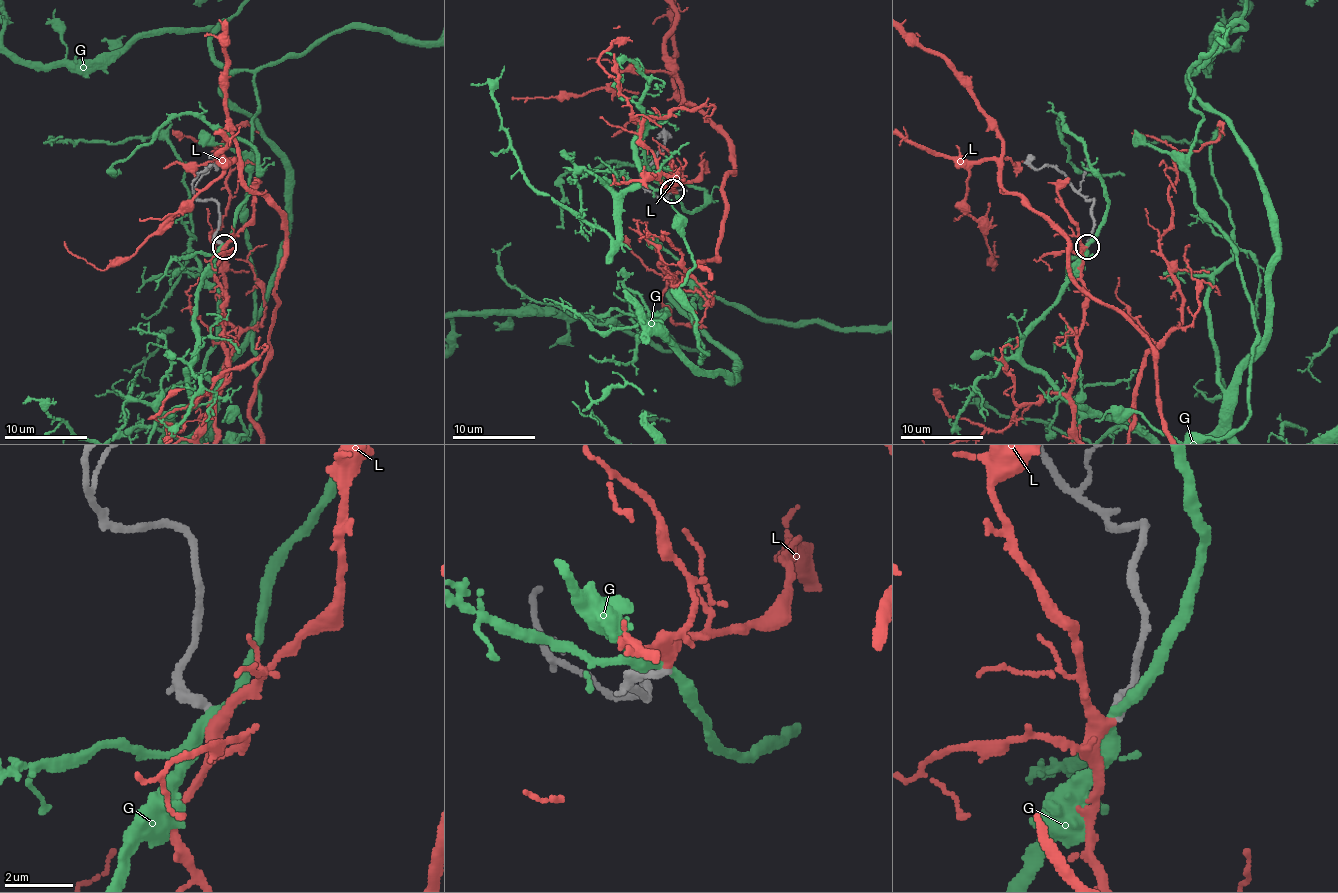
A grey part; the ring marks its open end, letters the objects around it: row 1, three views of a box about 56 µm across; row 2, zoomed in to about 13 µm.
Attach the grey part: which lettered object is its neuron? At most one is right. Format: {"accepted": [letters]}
{"accepted": ["L"]}

